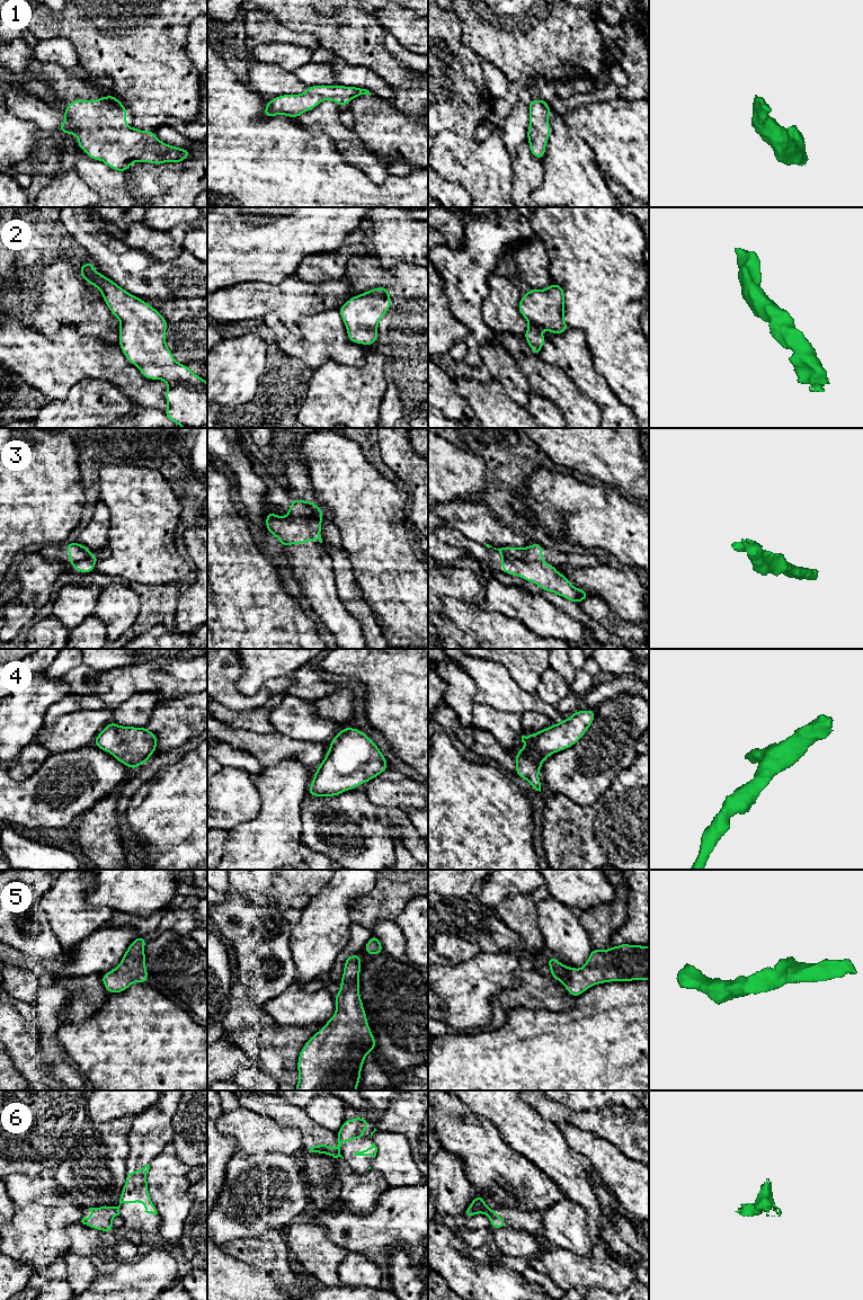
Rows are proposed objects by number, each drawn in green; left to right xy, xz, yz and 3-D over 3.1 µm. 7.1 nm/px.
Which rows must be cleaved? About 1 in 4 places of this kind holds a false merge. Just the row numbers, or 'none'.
3, 6

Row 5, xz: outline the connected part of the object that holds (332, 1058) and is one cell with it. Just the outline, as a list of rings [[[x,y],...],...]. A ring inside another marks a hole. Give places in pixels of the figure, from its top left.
[[[354,954],[345,960],[336,1013],[302,1048],[295,1090],[356,1090],[364,1059],[375,1050],[359,996],[362,958]]]

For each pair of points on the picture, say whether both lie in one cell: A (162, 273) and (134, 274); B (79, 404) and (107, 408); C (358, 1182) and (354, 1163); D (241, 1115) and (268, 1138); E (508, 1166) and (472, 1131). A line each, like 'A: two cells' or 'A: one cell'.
A: one cell
B: one cell
C: two cells
D: one cell
E: one cell

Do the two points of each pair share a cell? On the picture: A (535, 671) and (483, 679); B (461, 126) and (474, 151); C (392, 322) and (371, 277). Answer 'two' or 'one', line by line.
A: two
B: two
C: one

